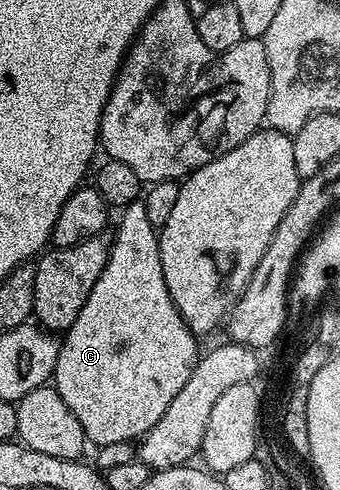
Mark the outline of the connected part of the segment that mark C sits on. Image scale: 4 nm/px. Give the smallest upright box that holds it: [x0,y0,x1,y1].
[51,200,199,446]

